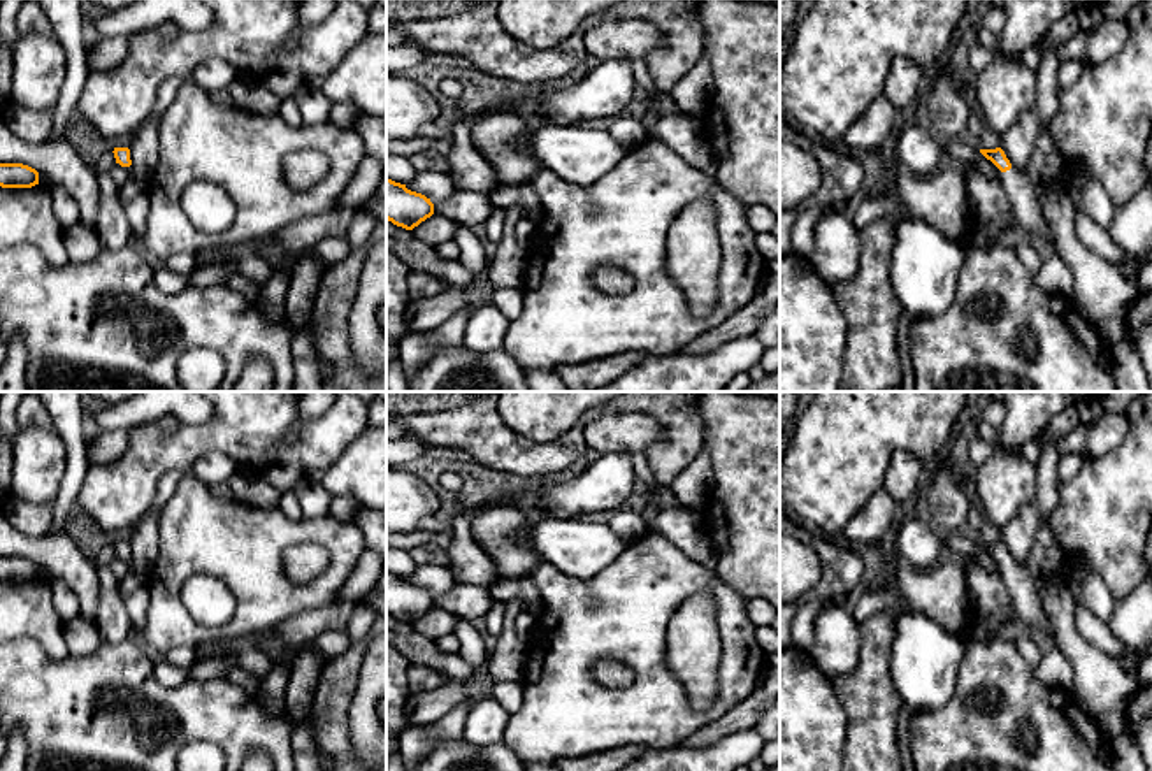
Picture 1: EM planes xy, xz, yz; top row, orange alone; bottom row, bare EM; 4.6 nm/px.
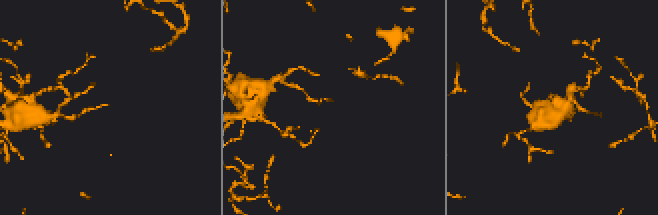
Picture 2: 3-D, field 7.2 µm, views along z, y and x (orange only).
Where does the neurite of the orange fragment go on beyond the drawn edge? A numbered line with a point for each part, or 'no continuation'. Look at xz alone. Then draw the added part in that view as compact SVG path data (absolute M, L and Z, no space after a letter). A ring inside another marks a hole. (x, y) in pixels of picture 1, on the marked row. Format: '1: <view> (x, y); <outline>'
no continuation

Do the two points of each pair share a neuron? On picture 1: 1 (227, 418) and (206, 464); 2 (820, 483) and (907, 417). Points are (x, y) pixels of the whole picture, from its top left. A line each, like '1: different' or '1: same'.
1: different
2: same

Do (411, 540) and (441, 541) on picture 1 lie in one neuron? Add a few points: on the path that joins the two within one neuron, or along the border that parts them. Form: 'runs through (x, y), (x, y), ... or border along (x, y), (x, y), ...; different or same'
runs through (418, 540), (434, 540); same

